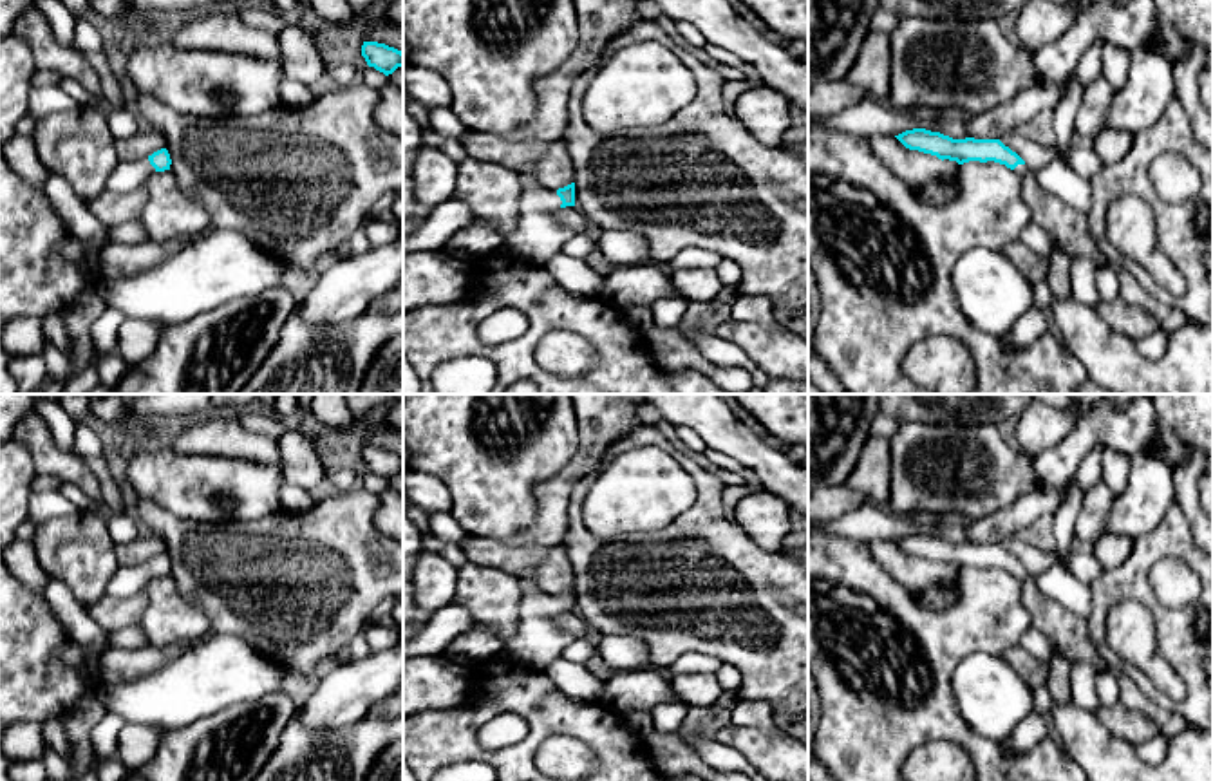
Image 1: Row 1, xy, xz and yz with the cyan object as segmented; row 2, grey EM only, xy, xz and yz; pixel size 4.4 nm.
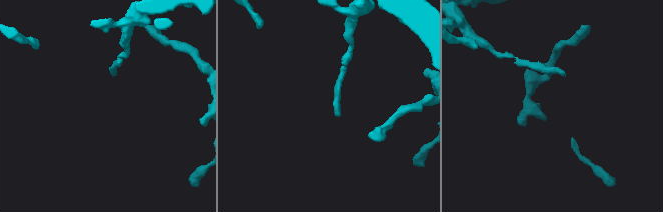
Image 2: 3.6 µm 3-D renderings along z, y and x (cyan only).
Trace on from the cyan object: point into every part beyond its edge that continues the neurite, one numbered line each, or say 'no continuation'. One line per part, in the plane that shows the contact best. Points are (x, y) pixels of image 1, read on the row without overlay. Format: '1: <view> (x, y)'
1: xz (537, 642)

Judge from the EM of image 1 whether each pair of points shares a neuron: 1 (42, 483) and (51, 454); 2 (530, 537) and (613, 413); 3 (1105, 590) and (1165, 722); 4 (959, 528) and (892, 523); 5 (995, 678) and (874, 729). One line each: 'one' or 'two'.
1: two
2: one
3: two
4: one
5: two

